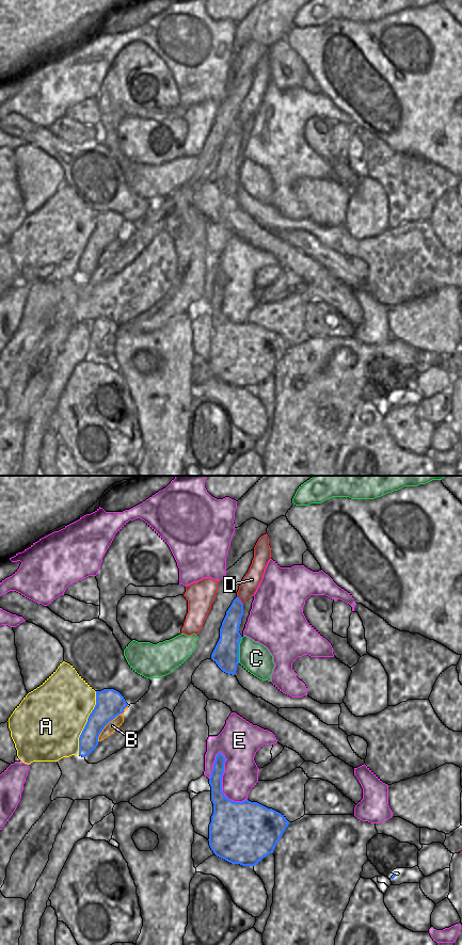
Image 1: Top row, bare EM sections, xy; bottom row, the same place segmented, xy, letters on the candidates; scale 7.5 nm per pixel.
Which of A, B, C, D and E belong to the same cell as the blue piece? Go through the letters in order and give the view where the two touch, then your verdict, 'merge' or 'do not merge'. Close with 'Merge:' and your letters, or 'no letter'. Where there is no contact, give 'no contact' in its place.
A: meets blue in xy; do not merge
B: meets blue in xy; do not merge
C: meets blue in xy; do not merge
D: meets blue in xy; do not merge
E: meets blue in xy; do not merge
Merge: no letter

